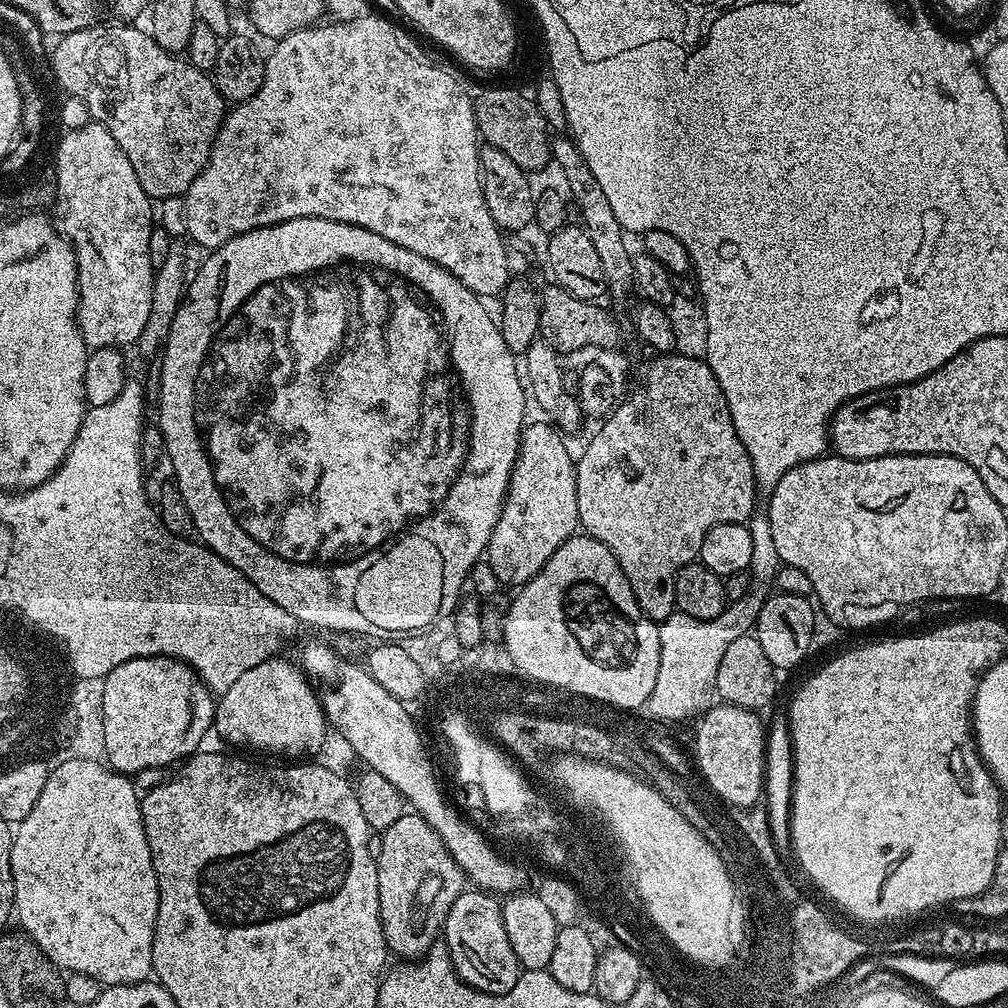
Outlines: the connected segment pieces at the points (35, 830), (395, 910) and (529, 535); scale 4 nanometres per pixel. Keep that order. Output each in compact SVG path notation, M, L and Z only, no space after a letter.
M63 764L58 767L54 774L50 774L46 786L42 786L42 795L38 797L38 802L34 802L34 810L26 814L26 818L18 825L15 825L12 838L12 870L13 870L13 894L15 900L20 903L20 916L24 916L24 929L31 940L44 951L46 958L55 964L57 968L65 973L71 974L90 974L90 978L98 978L102 986L111 986L113 984L142 984L153 975L152 971L152 952L100 952L100 920L98 920L98 902L92 902L94 894L98 896L98 890L90 886L98 886L98 876L108 884L116 884L116 888L128 888L128 890L138 890L138 898L154 898L154 902L160 902L160 891L158 890L158 878L154 874L154 862L150 854L150 842L146 838L146 830L142 822L142 810L140 809L141 797L138 795L138 789L133 783L128 788L86 788L88 782L100 782L98 778L102 769L90 768L83 770L78 768L78 764Z
M405 814L382 834L383 851L376 859L378 910L389 953L396 958L427 957L441 935L454 898L465 891L464 871L454 862L438 834L418 814Z
M529 423L520 433L520 449L516 455L516 465L512 467L512 481L508 483L508 493L502 506L502 514L490 534L486 559L501 585L528 584L550 562L550 554L558 550L577 531L578 490L576 489L576 460L564 445L565 437L551 423Z

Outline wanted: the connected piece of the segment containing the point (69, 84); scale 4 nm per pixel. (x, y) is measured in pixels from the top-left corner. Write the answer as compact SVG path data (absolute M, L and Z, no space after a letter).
M97 22L88 28L74 30L70 34L59 37L55 41L56 49L52 52L52 72L56 75L57 82L65 88L63 91L67 95L77 95L78 98L82 98L82 101L86 102L86 106L89 107L91 119L97 124L106 126L106 130L110 130L110 134L114 134L114 142L118 142L118 146L122 146L122 154L126 154L126 158L130 158L130 166L134 166L134 174L138 174L138 182L142 182L142 190L146 190L148 197L156 202L166 199L167 196L183 197L194 182L194 178L198 178L198 174L208 164L208 157L212 155L212 144L220 132L220 125L224 122L226 101L216 89L216 84L209 73L203 72L201 68L195 68L192 63L179 55L162 50L162 46L158 46L151 31L144 29L143 32L142 29L132 28L136 26L129 26L124 22L104 23Z

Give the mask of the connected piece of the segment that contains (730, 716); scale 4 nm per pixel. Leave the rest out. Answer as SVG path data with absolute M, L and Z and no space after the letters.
M734 706L712 712L700 729L700 760L704 772L716 785L716 795L736 810L759 805L764 795L765 721L760 721L750 708Z

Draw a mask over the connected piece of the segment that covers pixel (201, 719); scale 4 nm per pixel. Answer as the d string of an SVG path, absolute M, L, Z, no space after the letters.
M169 656L126 662L112 674L105 693L102 730L107 763L113 772L135 774L187 761L203 745L204 735L213 731L216 706L213 693L189 664Z

